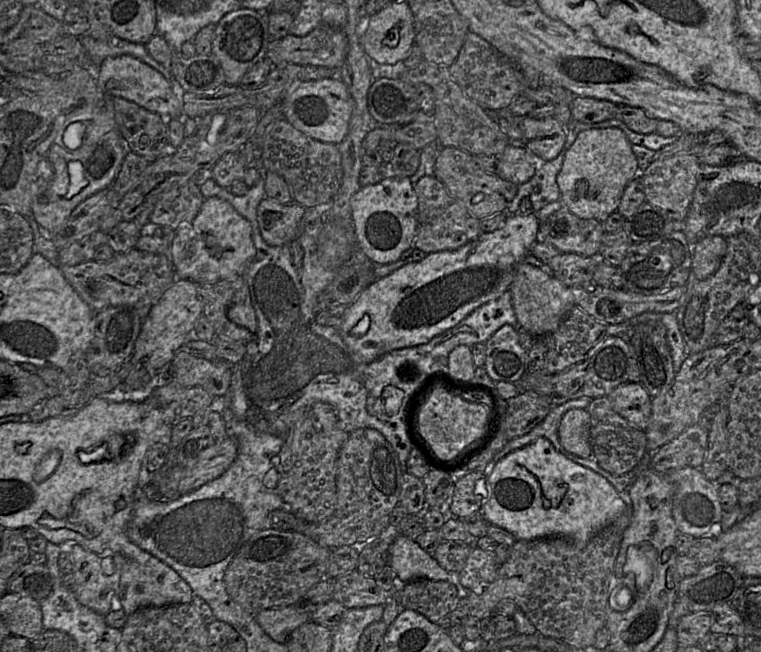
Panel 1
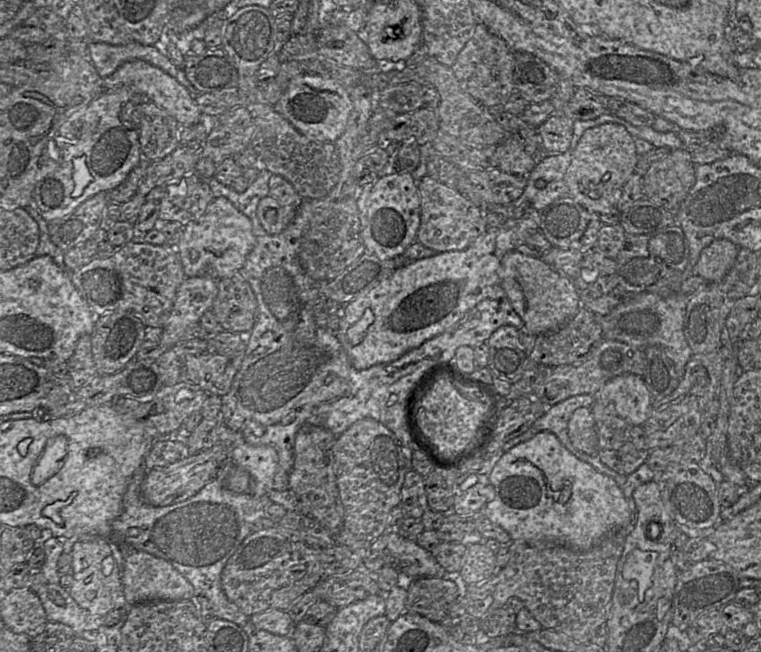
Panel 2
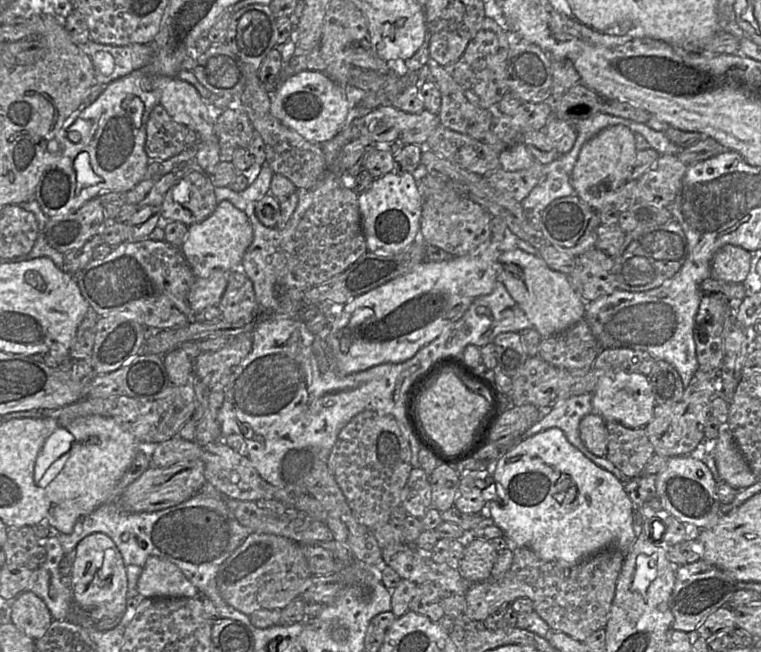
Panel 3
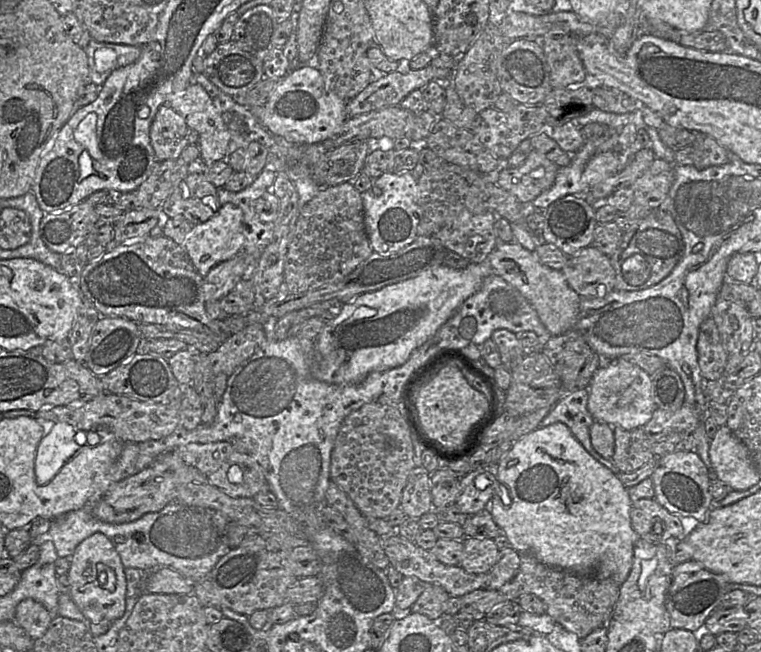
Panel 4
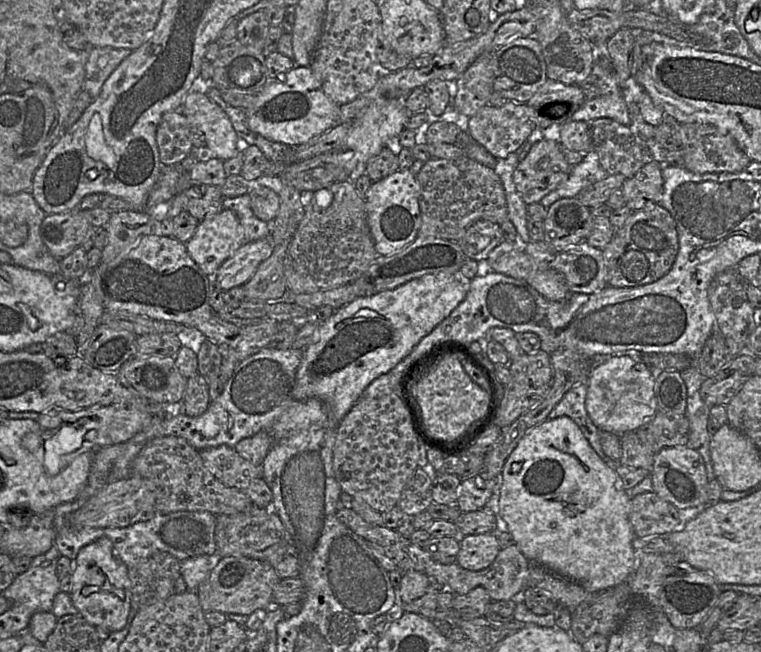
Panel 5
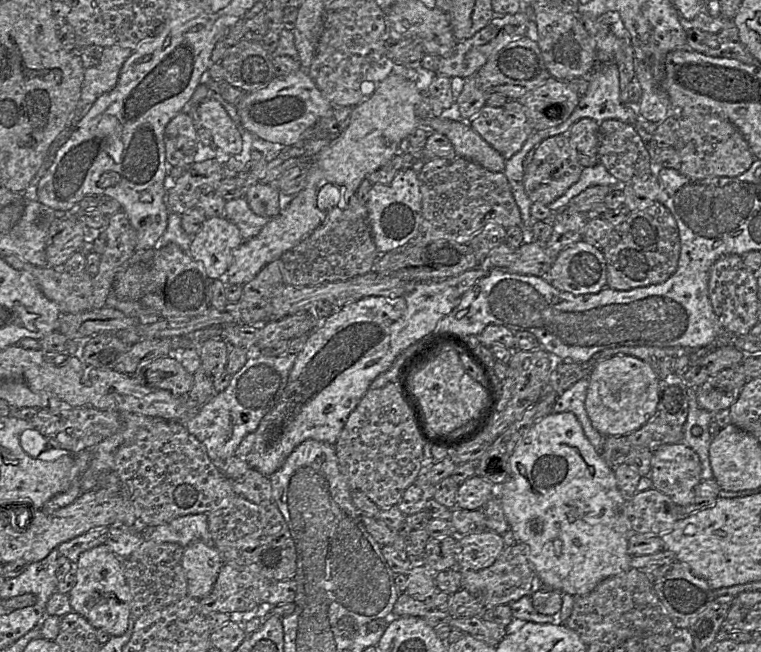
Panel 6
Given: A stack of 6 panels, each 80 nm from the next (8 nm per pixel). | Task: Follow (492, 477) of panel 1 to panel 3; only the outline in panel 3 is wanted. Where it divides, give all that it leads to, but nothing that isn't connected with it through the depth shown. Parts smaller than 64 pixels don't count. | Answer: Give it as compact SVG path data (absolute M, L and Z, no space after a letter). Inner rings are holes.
M558 427L548 428L525 439L518 439L515 445L503 452L497 459L493 478L495 481L495 499L487 502L486 513L502 529L504 536L514 548L529 548L544 561L576 564L609 548L618 549L625 556L635 541L634 505L624 490L624 483L589 460L578 448L568 441L564 432Z

